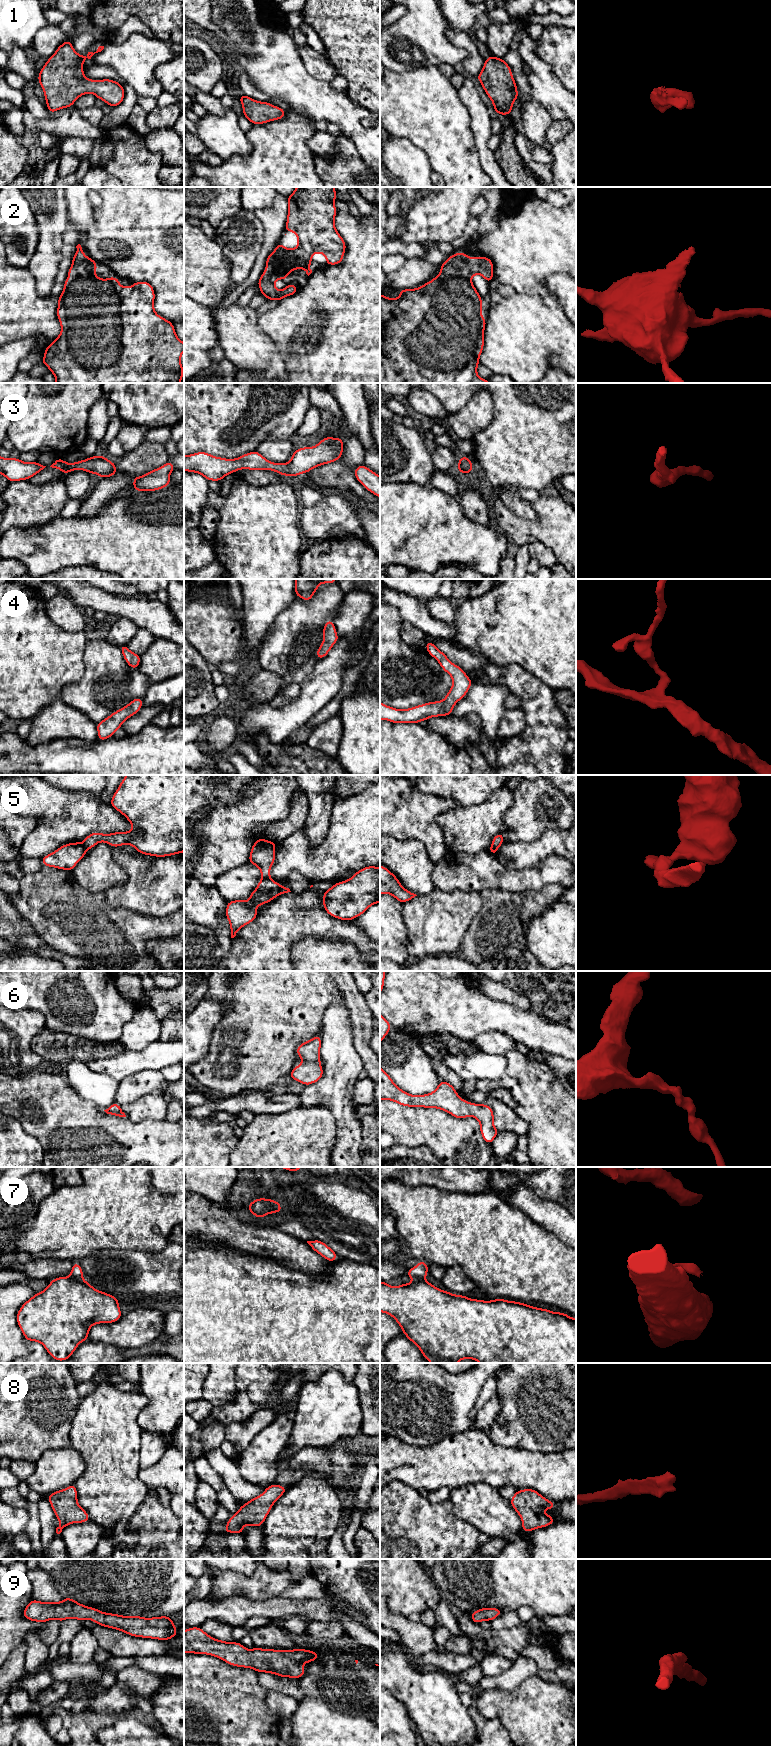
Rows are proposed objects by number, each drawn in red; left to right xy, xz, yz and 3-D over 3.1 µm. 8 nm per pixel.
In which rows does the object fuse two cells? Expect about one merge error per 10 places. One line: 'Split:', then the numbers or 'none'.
Split: 5, 7

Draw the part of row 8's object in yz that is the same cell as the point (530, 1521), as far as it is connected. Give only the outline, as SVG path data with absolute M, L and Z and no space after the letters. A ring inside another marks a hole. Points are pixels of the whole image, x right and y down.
M534 1489L517 1490L510 1503L519 1514L522 1520L522 1530L525 1532L555 1523L552 1516L543 1512L544 1509L554 1509L555 1503L547 1500Z

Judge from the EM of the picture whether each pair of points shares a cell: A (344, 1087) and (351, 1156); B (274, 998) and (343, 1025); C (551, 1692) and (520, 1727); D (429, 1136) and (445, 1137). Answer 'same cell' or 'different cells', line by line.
A: same cell
B: different cells
C: same cell
D: same cell

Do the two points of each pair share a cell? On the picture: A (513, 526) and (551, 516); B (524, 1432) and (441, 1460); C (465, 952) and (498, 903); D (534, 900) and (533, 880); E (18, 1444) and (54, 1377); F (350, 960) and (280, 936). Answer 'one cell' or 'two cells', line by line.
A: one cell
B: two cells
C: one cell
D: two cells
E: one cell
F: two cells

